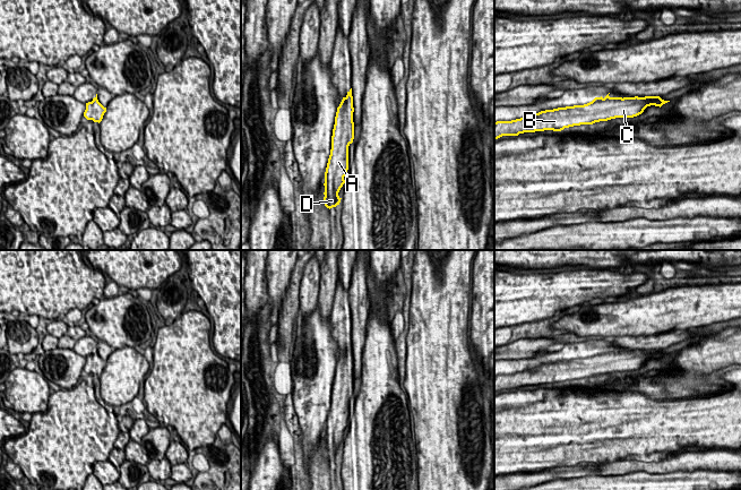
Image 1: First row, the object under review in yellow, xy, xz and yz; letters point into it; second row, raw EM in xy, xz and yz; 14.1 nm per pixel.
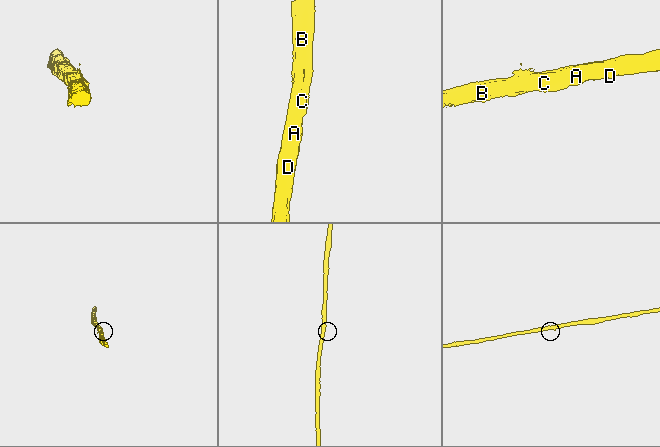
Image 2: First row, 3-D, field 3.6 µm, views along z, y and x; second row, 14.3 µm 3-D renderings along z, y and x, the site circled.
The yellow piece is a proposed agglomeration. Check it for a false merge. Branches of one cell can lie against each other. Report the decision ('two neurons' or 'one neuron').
one neuron

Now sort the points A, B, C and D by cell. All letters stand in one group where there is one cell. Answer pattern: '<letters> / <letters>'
A B C D

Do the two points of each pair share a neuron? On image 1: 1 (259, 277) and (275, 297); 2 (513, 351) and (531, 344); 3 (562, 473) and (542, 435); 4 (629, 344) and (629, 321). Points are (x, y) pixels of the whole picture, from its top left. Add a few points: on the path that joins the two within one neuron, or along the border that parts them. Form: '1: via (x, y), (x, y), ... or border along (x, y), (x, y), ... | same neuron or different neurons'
1: border along (266, 261), (267, 294), (269, 298) | different neurons
2: via (517, 350), (526, 347) | same neuron
3: border along (584, 462), (574, 465), (557, 465), (532, 472) | different neurons
4: border along (655, 333), (615, 337) | different neurons

